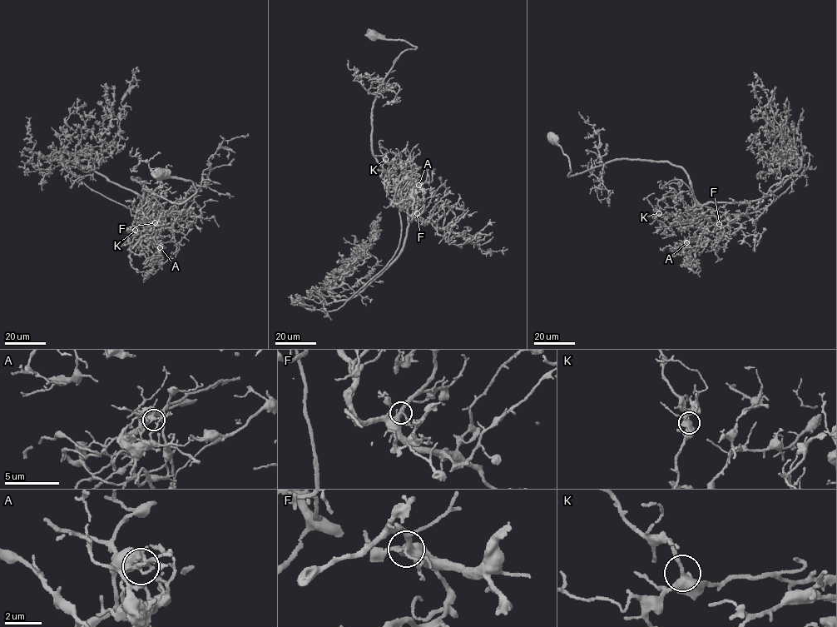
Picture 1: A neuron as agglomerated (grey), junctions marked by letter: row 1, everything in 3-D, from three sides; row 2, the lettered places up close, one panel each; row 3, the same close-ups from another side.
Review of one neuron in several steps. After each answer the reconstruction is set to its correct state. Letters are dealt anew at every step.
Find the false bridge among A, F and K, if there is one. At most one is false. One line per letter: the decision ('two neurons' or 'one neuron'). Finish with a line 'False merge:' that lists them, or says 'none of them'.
A: one neuron
F: one neuron
K: one neuron
False merge: none of them

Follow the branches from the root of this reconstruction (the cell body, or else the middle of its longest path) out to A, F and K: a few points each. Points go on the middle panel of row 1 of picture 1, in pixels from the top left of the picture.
A: (372, 35), (416, 47), (403, 52), (383, 80), (371, 132), (372, 154), (400, 196), (397, 206), (418, 185)
F: (372, 35), (416, 47), (403, 52), (383, 80), (371, 132), (373, 156), (392, 178), (408, 213), (417, 213)
K: (372, 35), (416, 47), (399, 55), (372, 110), (372, 154), (392, 178), (394, 191), (384, 188), (385, 159)

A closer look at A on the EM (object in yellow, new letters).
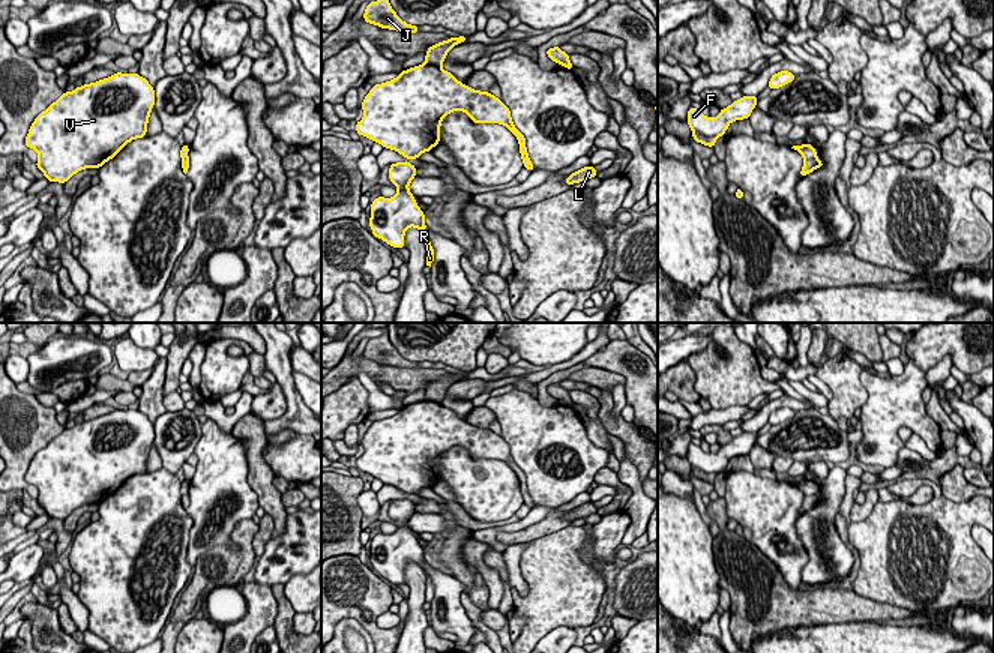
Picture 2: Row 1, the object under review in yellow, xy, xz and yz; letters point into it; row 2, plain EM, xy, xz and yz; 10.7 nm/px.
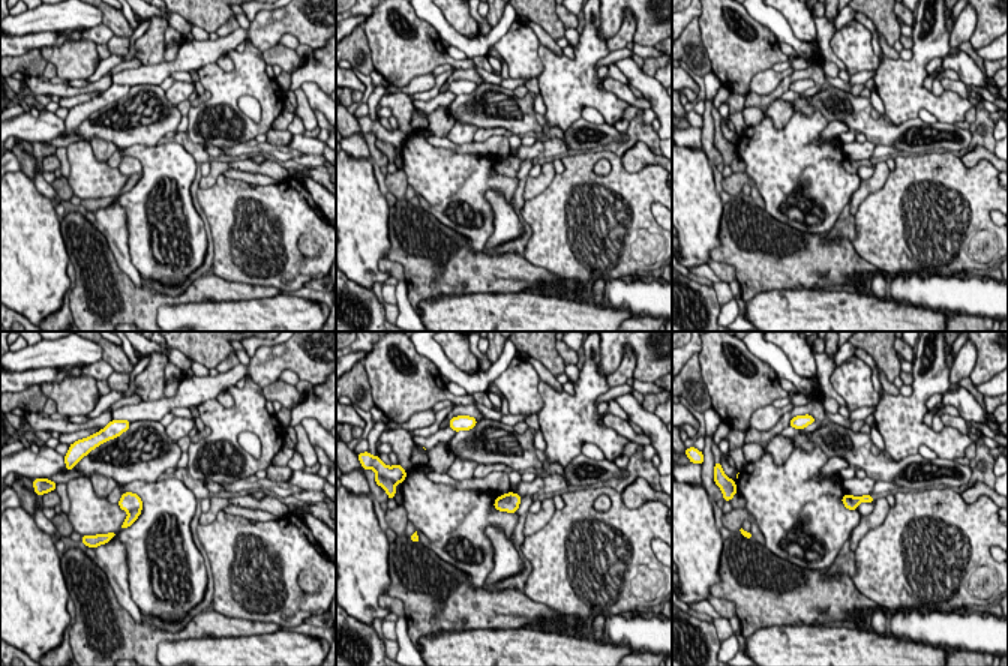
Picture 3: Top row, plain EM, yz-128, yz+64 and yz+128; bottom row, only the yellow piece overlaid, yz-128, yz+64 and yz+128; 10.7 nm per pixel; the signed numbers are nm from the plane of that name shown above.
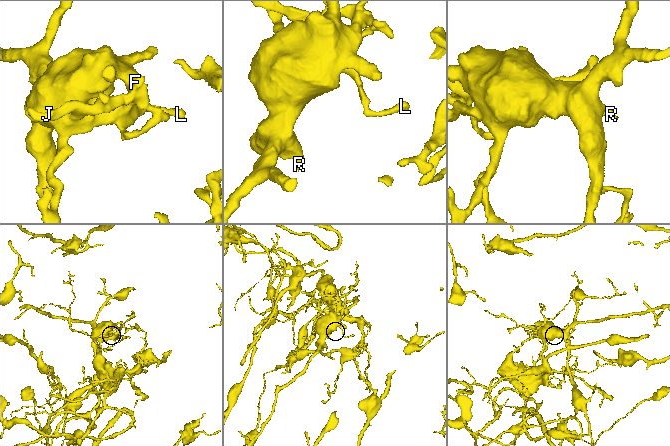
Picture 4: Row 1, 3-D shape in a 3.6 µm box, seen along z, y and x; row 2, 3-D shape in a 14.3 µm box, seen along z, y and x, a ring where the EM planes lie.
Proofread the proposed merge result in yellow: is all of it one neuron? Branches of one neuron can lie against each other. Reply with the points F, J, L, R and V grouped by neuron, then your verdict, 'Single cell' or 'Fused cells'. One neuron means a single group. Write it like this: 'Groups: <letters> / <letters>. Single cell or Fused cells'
Groups: F J L R V. Single cell

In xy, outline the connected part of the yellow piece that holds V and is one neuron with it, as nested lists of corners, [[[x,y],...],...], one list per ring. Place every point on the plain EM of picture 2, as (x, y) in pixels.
[[[117,408],[74,428],[65,428],[35,455],[24,479],[38,488],[36,503],[48,518],[66,519],[75,509],[101,504],[129,477],[146,473],[153,441],[155,426],[146,414]]]

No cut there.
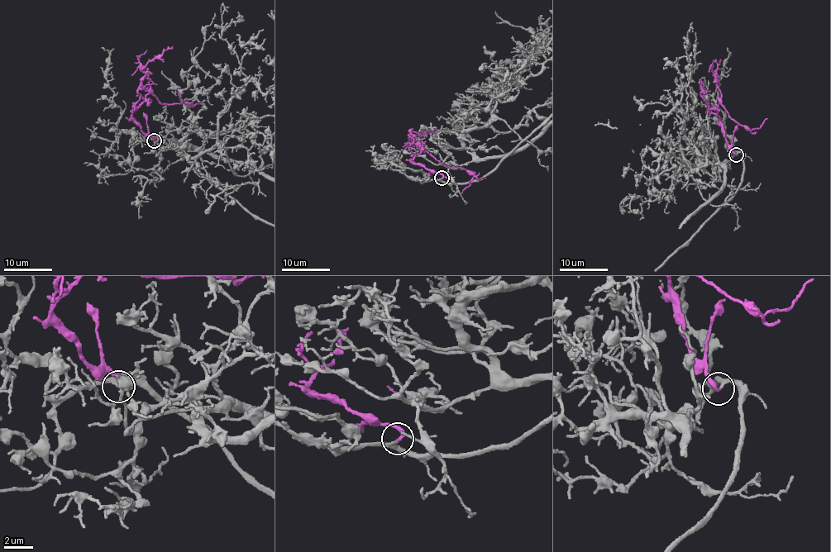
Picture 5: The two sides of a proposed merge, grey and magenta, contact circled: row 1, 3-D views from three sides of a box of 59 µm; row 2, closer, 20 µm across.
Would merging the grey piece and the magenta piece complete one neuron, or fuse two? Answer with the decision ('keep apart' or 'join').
join

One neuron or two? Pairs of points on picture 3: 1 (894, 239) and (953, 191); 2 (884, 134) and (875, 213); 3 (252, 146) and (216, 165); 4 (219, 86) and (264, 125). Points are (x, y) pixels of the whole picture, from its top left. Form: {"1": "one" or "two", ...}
{"1": "one", "2": "two", "3": "two", "4": "one"}

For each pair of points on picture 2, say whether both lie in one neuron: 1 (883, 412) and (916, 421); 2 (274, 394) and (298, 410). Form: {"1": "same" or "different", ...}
{"1": "same", "2": "different"}

